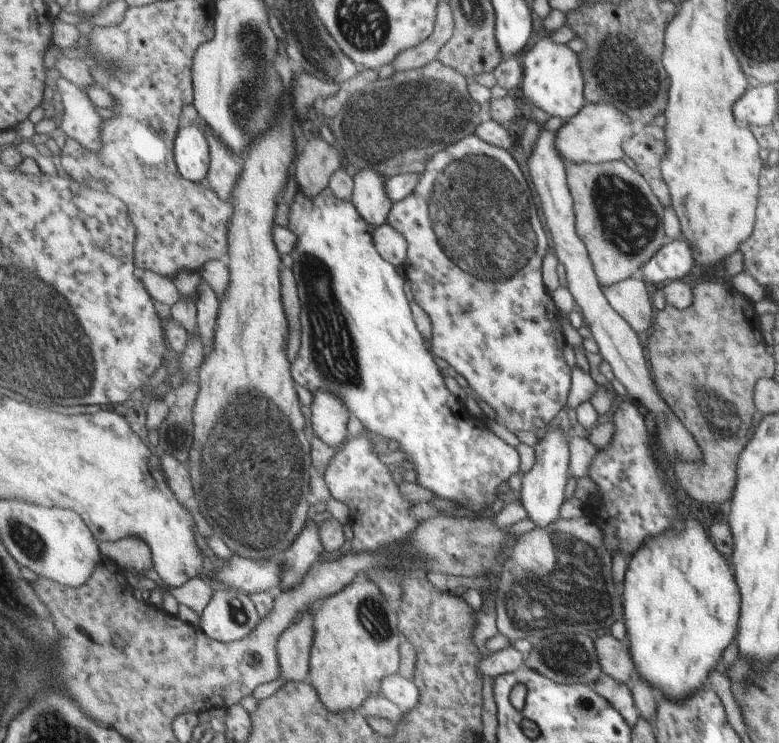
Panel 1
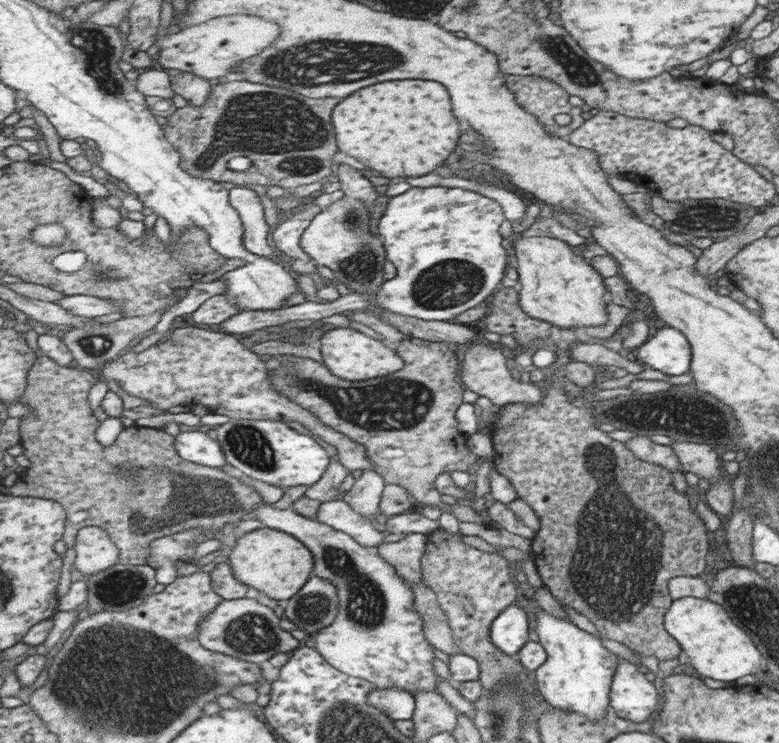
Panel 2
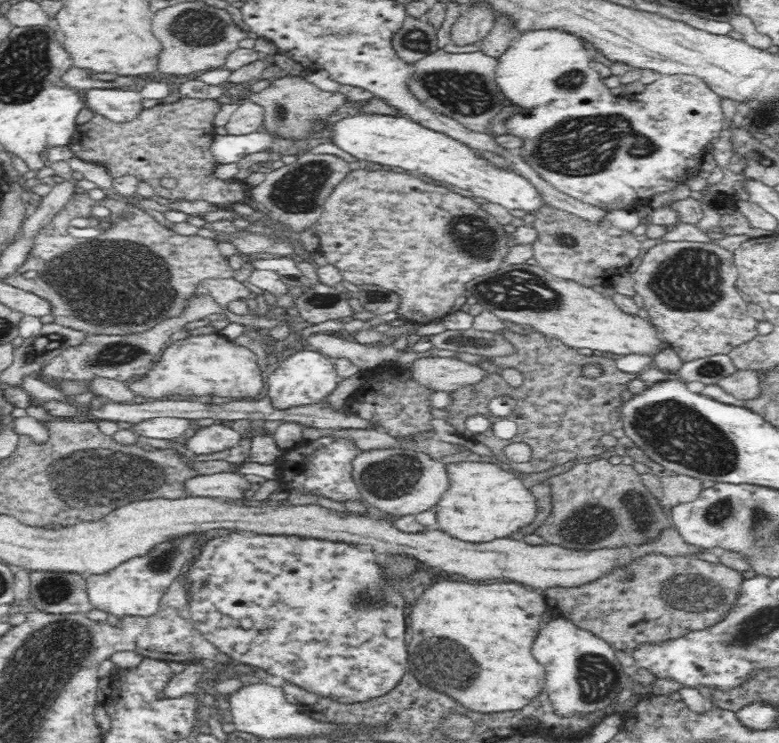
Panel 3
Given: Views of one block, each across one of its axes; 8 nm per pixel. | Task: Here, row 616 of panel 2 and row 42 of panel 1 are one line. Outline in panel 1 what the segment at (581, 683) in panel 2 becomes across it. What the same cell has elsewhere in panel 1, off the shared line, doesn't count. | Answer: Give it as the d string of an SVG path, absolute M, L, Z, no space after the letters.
M549 37L539 39L525 53L522 62L522 76L519 84L522 102L525 106L533 106L549 116L559 117L565 123L568 118L575 117L583 106L583 79L577 54L571 52L566 44L555 44Z

